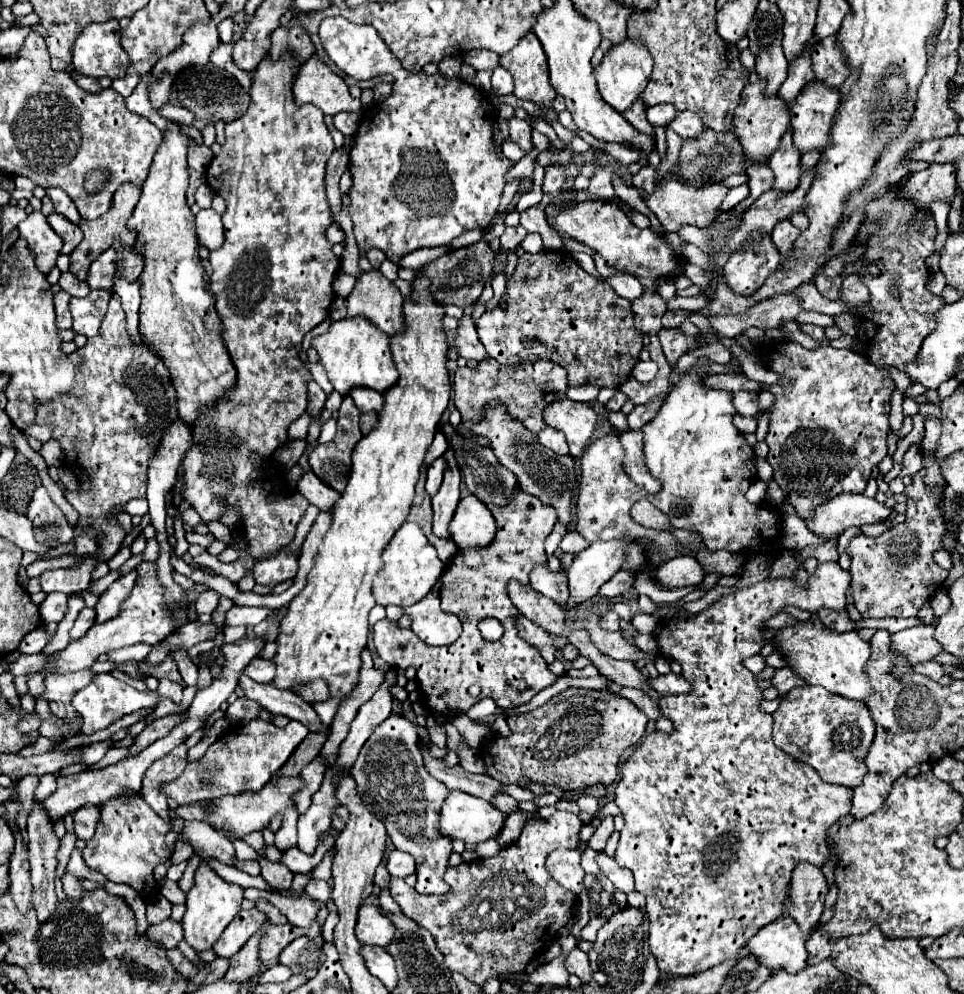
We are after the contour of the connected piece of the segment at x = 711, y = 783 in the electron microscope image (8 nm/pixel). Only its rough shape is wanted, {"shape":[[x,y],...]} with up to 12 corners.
{"shape":[[851,574],[659,626],[693,692],[623,764],[615,852],[659,970],[777,920],[853,790],[773,744],[743,660]]}

